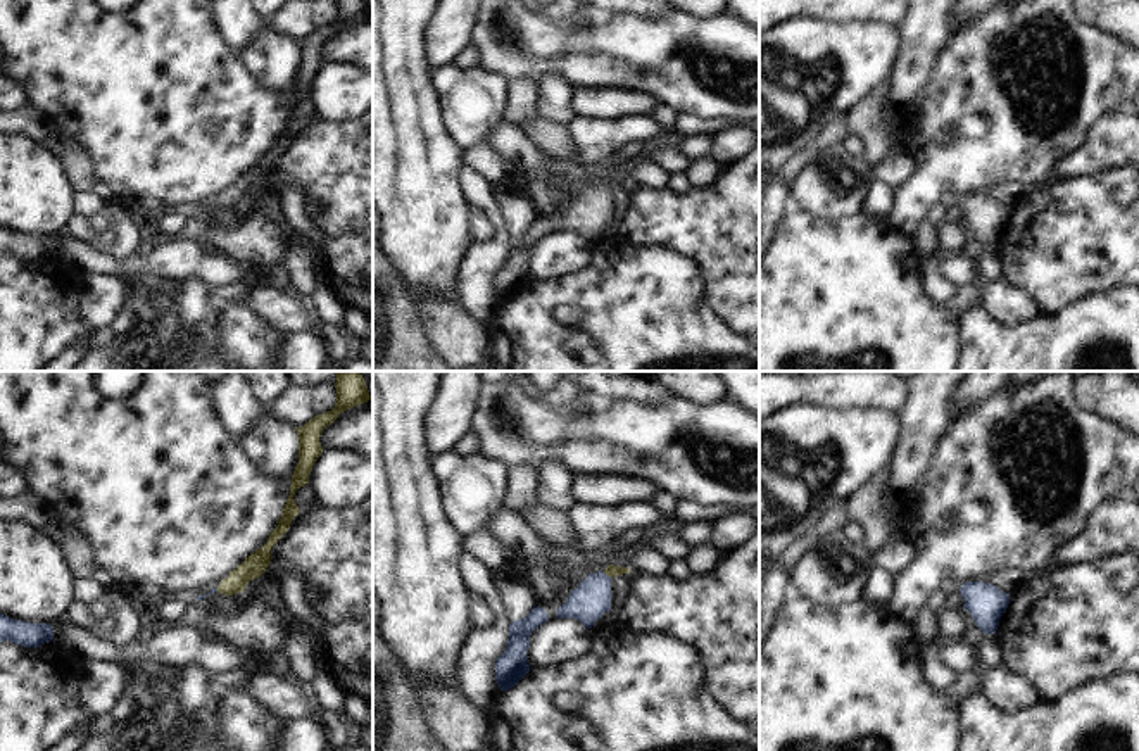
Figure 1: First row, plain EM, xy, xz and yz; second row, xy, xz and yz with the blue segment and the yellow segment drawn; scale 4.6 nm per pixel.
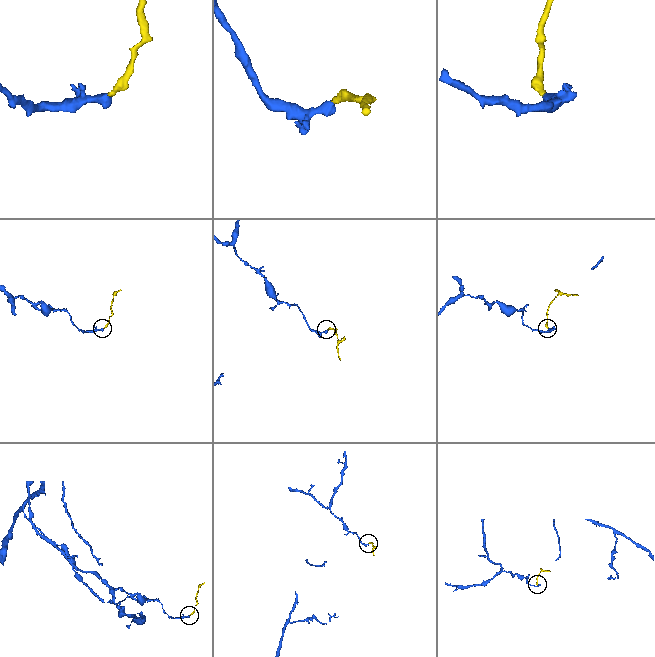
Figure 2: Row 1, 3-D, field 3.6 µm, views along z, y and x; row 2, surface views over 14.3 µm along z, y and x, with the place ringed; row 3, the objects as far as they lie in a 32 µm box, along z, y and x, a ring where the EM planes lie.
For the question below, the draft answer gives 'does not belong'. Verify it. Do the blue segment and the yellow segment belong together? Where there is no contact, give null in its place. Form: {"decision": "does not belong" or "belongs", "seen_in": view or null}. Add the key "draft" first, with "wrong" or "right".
{"draft": "wrong", "decision": "belongs", "seen_in": "xz"}

